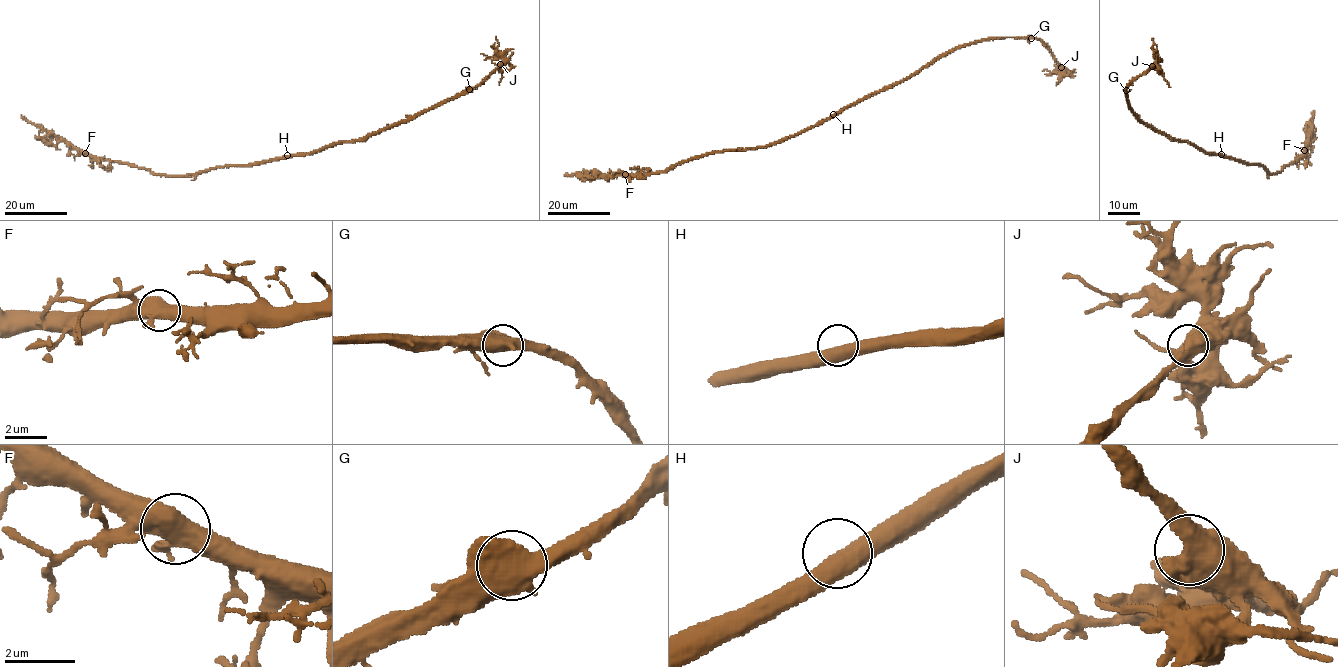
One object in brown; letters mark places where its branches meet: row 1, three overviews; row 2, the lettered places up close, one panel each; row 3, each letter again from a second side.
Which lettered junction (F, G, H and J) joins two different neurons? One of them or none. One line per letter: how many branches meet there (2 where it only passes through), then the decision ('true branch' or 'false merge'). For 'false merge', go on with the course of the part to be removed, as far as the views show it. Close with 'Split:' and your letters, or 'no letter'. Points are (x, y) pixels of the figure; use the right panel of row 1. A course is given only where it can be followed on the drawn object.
F: 3 branches meet; true branch
G: 2 branches meet; true branch
H: 2 branches meet; true branch
J: 3 branches meet; true branch
Split: no letter

